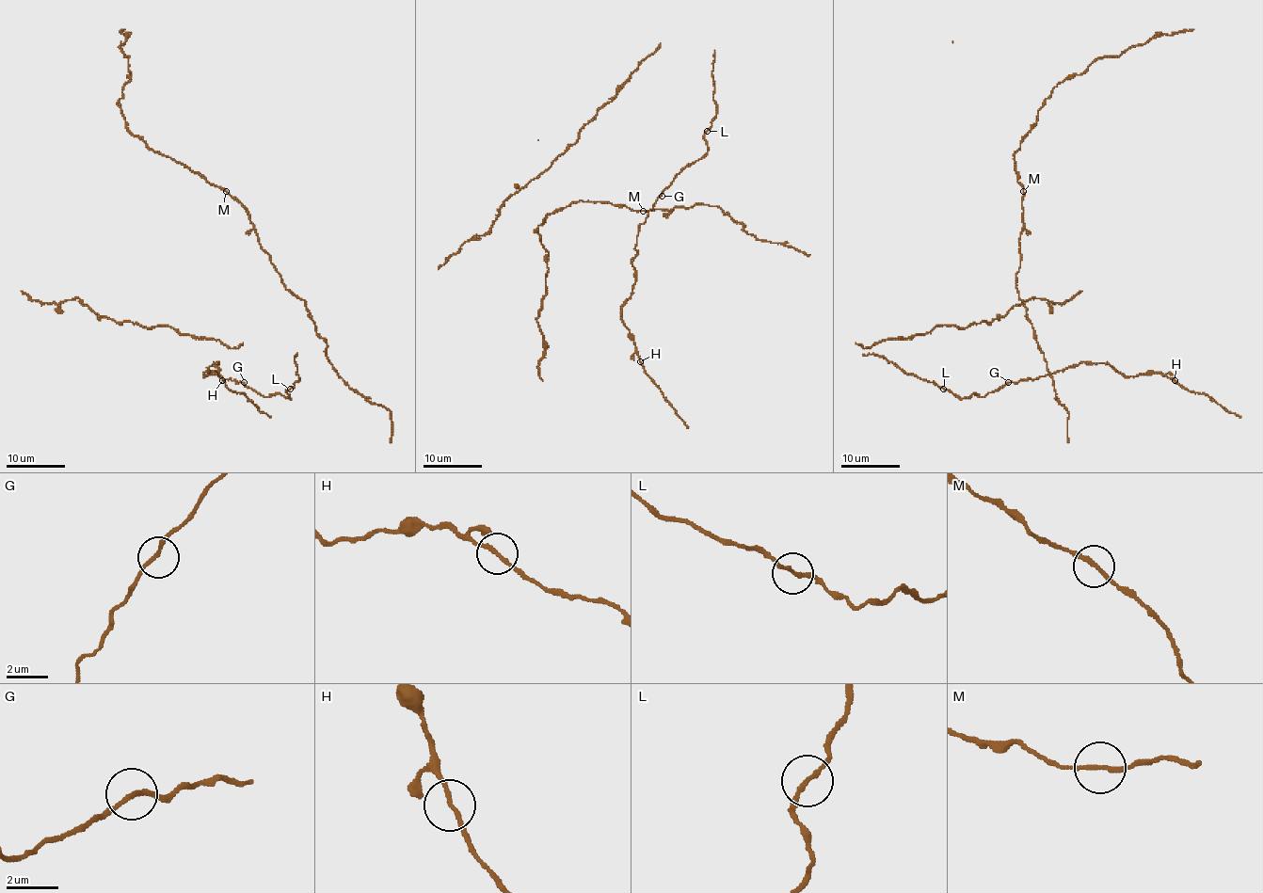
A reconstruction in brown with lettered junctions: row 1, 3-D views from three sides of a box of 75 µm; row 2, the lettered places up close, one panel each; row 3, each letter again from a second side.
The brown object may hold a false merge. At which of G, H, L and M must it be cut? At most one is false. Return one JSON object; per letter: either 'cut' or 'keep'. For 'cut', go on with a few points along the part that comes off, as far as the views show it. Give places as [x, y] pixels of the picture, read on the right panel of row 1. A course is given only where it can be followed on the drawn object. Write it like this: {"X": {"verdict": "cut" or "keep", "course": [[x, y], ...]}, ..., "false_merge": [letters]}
{"G": {"verdict": "keep"}, "H": {"verdict": "keep"}, "L": {"verdict": "keep"}, "M": {"verdict": "keep"}, "false_merge": []}

